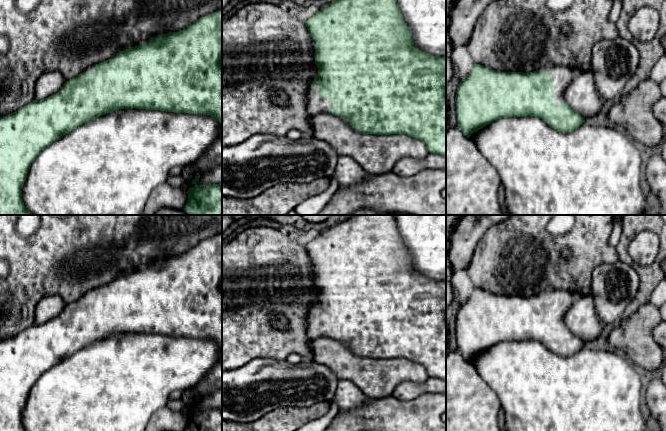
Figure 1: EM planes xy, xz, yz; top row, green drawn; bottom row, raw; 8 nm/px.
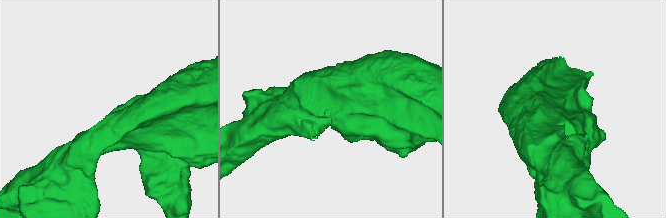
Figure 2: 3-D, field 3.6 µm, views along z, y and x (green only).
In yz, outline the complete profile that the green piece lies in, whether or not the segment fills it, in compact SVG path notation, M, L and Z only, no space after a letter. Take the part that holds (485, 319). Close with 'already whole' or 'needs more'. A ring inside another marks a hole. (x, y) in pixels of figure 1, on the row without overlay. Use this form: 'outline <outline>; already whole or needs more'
outline M474 288L471 296L461 304L455 321L457 350L469 362L473 357L504 341L534 340L544 344L555 354L568 357L585 347L563 320L574 302L571 292L547 290L539 294L500 296L480 288Z; needs more

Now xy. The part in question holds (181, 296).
outline M222 232L207 238L187 252L177 255L161 258L150 264L144 269L130 271L124 275L117 277L111 283L102 287L87 291L82 297L75 302L67 304L60 315L40 325L33 325L26 330L21 331L17 335L0 342L0 431L25 431L22 422L23 409L27 403L27 399L31 388L37 380L50 368L58 364L65 358L73 355L77 351L99 340L108 338L113 334L119 333L148 333L161 334L174 337L188 338L204 338L209 339L222 349Z; needs more

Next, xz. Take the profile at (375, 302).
outline M354 215L346 221L325 229L312 241L304 242L304 246L313 264L315 288L318 292L318 300L309 310L306 323L307 334L311 342L320 337L331 337L348 345L360 357L406 358L422 365L430 378L446 382L446 280L433 280L414 269L412 255L403 244L394 215Z; needs more

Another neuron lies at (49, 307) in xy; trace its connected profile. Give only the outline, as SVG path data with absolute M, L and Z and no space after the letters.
M59 295L47 296L39 301L35 311L35 325L43 324L61 314L67 304Z

